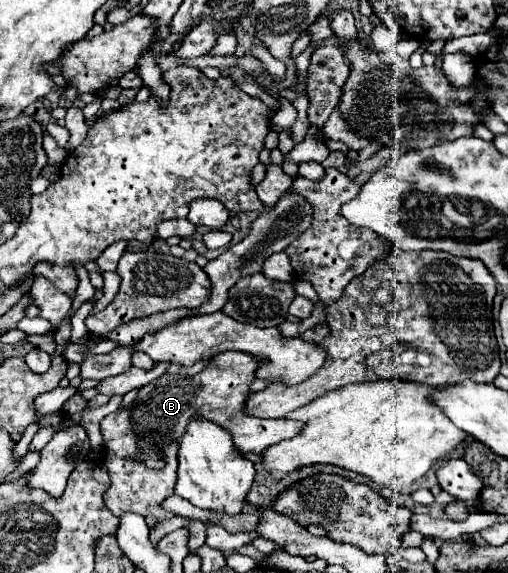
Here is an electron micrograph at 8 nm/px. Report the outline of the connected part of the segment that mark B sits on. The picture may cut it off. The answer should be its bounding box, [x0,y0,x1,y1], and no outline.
[130,351,304,469]

